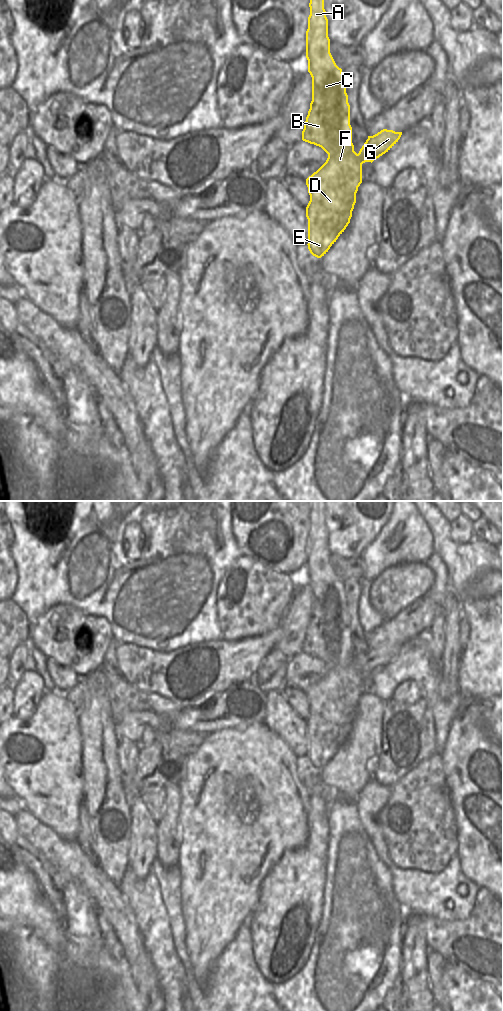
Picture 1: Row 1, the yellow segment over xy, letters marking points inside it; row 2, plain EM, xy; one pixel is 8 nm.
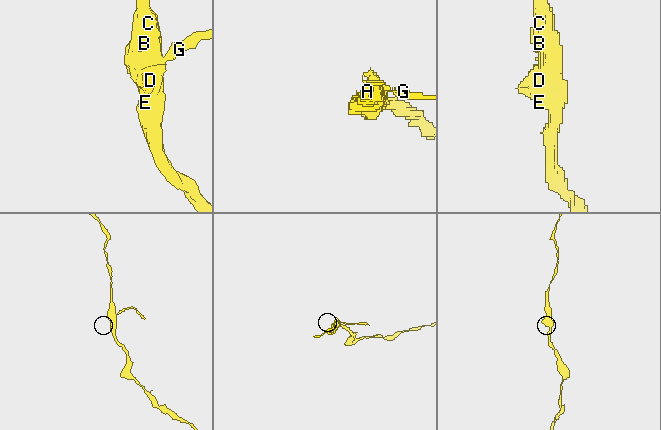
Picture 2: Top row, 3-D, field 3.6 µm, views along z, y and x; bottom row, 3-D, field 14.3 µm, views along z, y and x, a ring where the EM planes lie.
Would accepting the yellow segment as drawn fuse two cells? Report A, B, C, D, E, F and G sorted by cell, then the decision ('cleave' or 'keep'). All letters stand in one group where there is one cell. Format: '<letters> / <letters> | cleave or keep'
A B C D E F / G | cleave

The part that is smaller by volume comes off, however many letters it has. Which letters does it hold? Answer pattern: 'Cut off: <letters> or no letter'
Cut off: G

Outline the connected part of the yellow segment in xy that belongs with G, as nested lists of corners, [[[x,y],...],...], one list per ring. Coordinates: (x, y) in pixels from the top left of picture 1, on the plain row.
[[[383,641],[368,651],[360,661],[358,669],[365,674],[373,674],[386,664],[388,664],[400,651],[402,644]]]

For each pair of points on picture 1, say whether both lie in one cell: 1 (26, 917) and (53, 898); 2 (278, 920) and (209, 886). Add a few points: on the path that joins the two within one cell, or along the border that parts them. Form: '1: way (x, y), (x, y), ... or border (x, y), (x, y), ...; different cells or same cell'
1: border (38, 882), (38, 896), (53, 909), (59, 922); different cells
2: border (260, 885), (260, 894), (256, 906), (249, 915); different cells

